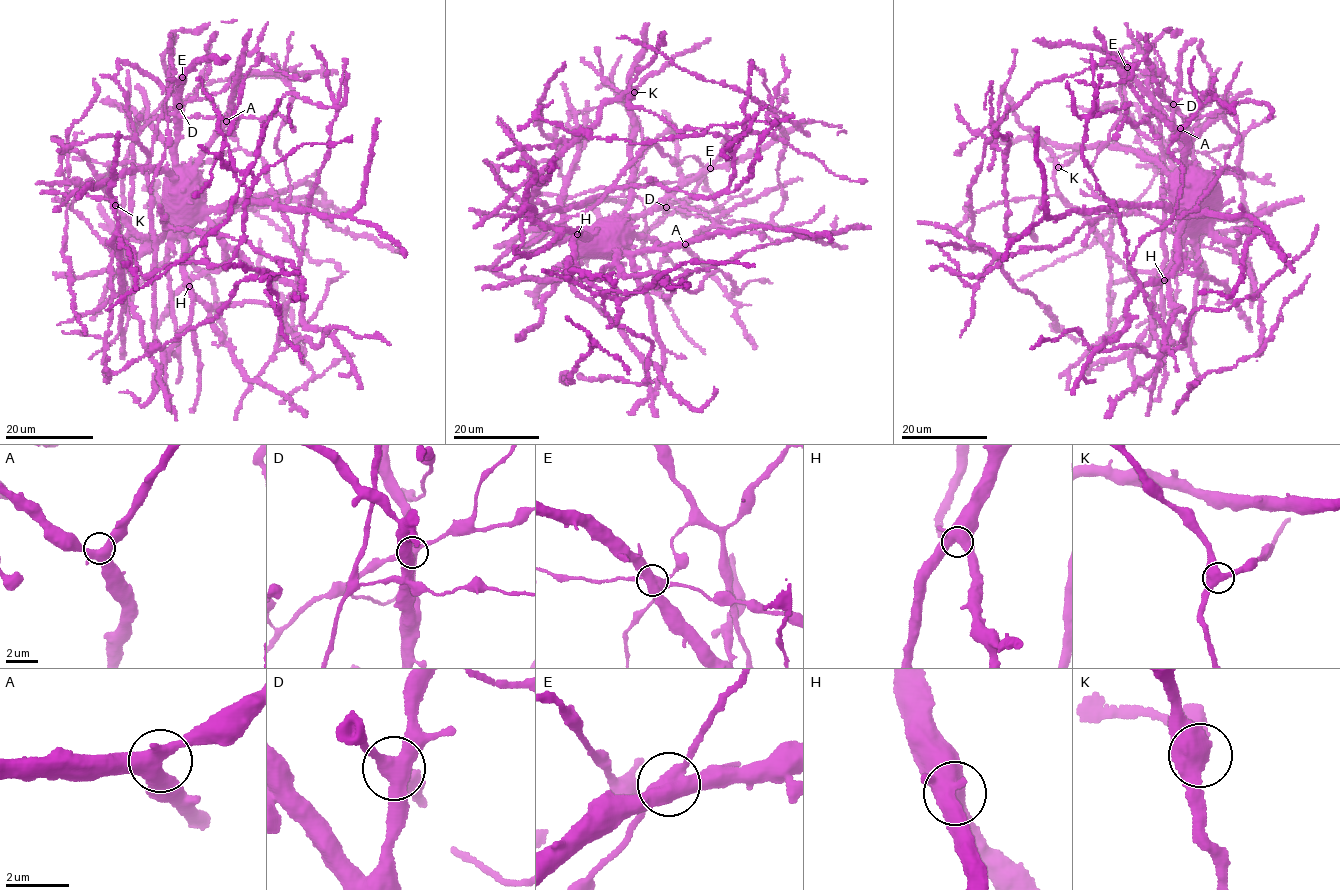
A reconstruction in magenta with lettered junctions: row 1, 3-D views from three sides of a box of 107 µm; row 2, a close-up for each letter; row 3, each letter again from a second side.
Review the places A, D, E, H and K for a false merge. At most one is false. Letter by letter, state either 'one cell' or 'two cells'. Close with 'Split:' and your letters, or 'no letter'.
A: one cell
D: one cell
E: one cell
H: one cell
K: one cell
Split: no letter

